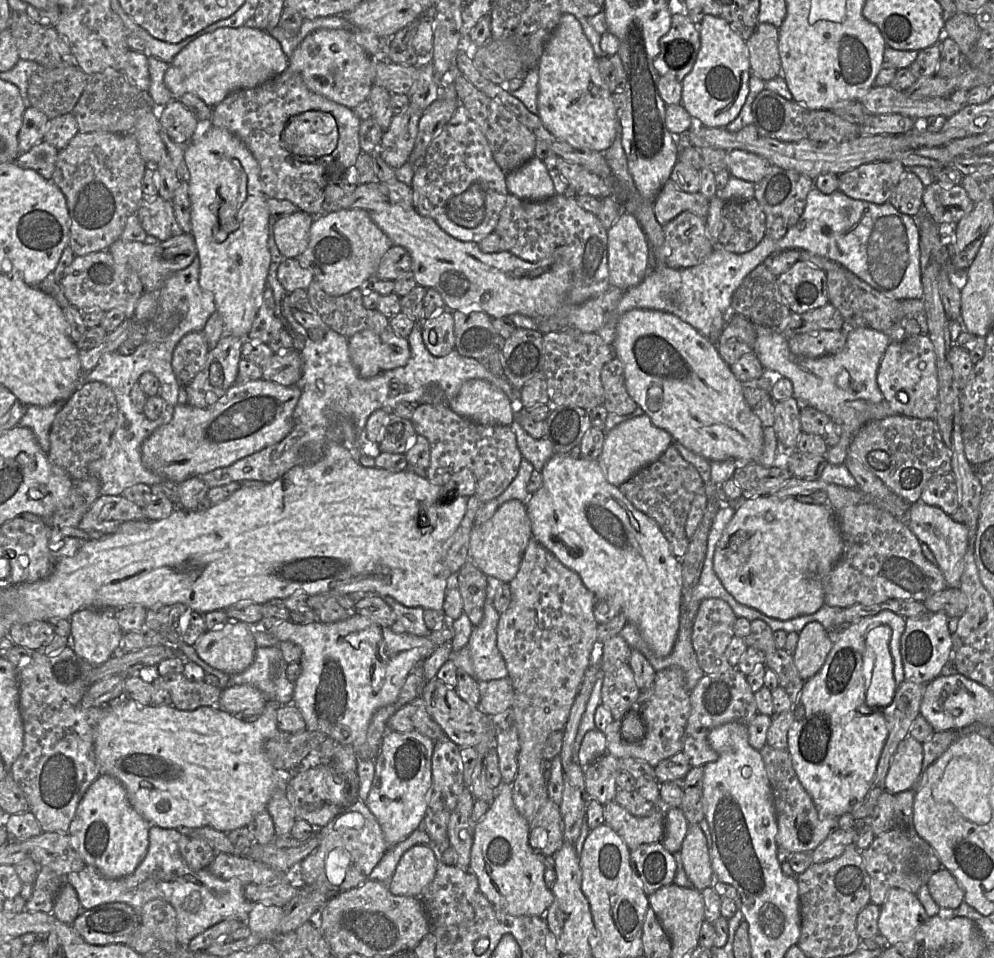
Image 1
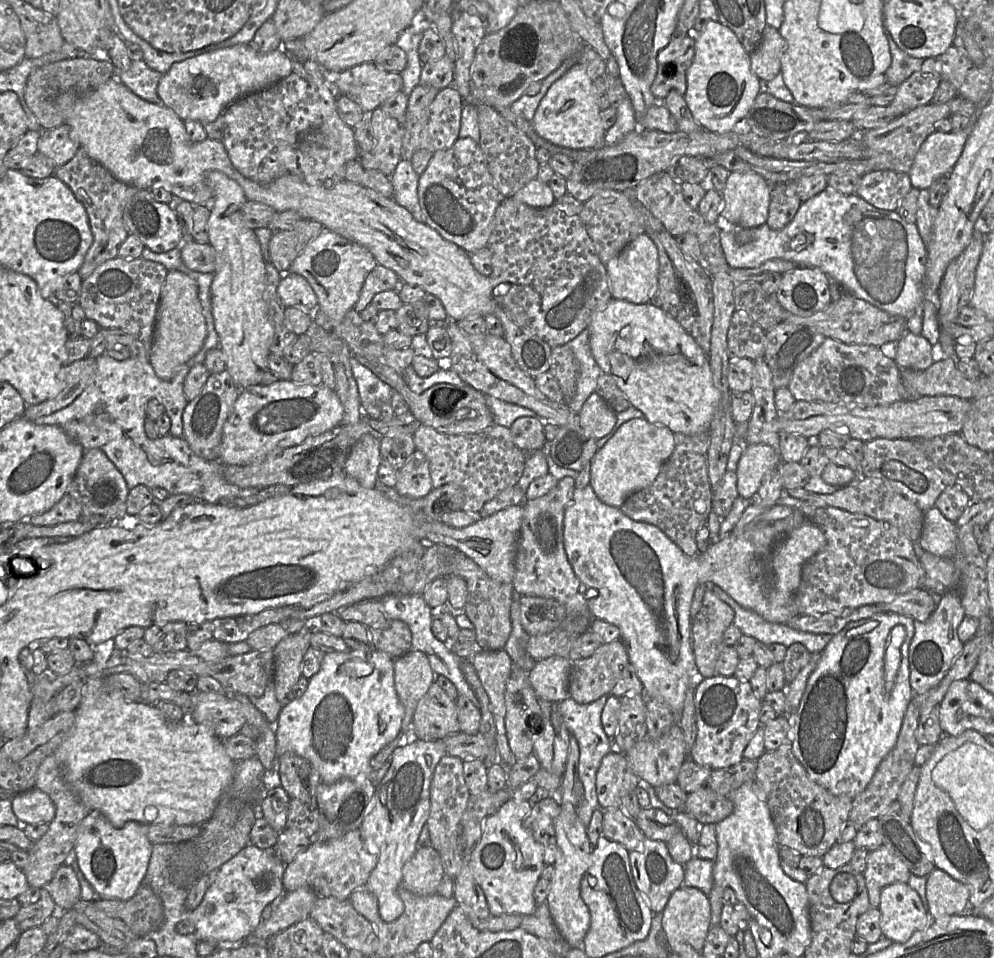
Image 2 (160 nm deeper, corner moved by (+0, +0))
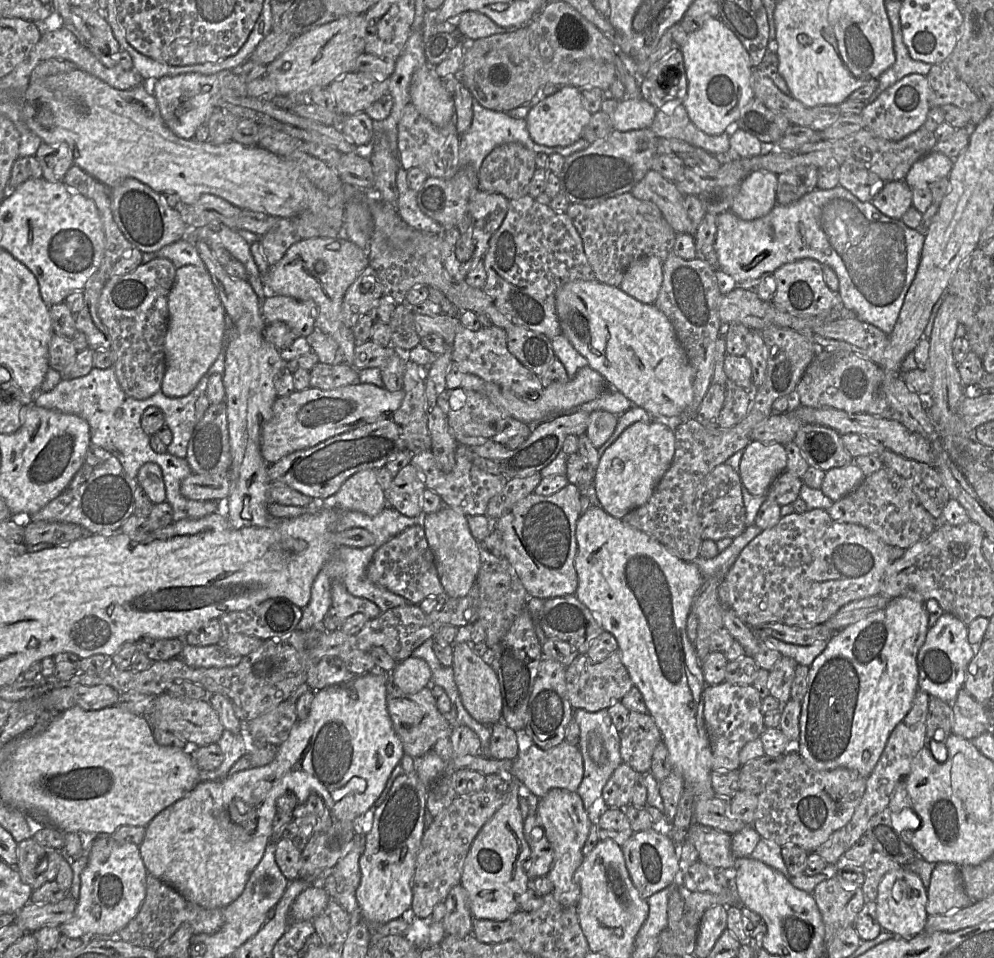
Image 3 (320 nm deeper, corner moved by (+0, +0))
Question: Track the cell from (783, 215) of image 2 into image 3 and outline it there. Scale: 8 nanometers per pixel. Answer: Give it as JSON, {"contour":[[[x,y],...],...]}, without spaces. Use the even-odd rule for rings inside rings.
{"contour":[[[798,167],[778,175],[776,202],[787,206],[817,188],[818,169]]]}

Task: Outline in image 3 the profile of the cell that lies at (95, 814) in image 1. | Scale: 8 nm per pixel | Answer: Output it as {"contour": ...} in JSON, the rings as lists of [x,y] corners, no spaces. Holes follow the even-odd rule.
{"contour":[[[111,835],[97,836],[82,872],[75,915],[59,926],[62,935],[83,940],[98,936],[115,937],[138,914],[146,897],[148,873],[139,845],[117,842]]]}

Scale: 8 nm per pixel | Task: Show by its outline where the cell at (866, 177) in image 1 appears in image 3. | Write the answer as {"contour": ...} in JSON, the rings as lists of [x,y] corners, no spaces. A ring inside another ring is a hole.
{"contour":[[[888,181],[871,203],[882,214],[900,220],[912,206],[912,189],[904,181]]]}

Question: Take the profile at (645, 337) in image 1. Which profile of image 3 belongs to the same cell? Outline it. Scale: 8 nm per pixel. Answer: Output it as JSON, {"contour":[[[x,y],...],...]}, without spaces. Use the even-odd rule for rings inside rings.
{"contour":[[[574,280],[559,289],[556,310],[562,334],[588,360],[588,366],[604,377],[608,388],[620,391],[633,405],[647,411],[655,420],[666,420],[666,424],[673,424],[687,412],[694,395],[693,369],[670,320],[654,303],[642,303],[619,287],[598,280]]]}

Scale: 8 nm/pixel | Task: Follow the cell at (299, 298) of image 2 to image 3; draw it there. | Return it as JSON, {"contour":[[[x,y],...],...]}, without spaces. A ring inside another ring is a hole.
{"contour":[[[267,295],[261,300],[263,318],[268,323],[286,323],[298,336],[307,338],[315,329],[318,310],[314,302],[285,295]]]}

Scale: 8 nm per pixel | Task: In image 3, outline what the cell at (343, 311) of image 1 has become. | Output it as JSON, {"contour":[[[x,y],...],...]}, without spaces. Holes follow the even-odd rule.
{"contour":[[[409,359],[406,360],[403,391],[403,402],[391,419],[399,426],[406,426],[426,415],[425,382],[418,374],[418,364]]]}

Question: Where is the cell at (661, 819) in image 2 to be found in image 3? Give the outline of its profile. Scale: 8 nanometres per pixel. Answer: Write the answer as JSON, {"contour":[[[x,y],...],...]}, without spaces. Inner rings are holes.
{"contour":[[[693,823],[686,841],[695,846],[700,862],[718,869],[734,869],[737,858],[731,851],[731,834]]]}

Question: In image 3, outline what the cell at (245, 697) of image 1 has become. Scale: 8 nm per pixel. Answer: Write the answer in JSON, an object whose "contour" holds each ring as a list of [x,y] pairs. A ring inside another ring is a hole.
{"contour":[[[164,692],[158,695],[153,708],[144,715],[152,728],[170,731],[187,742],[198,747],[217,743],[225,730],[218,714],[213,709],[208,699],[192,700],[179,698]]]}

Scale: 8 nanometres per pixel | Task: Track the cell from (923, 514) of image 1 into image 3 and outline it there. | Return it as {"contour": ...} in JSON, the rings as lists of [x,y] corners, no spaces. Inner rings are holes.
{"contour":[[[943,613],[928,629],[925,642],[917,654],[919,690],[950,706],[954,704],[959,690],[964,686],[966,667],[976,653],[976,648],[971,646],[967,637],[967,625],[949,613]]]}

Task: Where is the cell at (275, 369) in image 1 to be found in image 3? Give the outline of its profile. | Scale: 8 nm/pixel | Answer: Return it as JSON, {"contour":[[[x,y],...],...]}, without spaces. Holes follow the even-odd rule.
{"contour":[[[317,363],[310,370],[310,387],[333,390],[339,387],[359,384],[358,371],[346,364]]]}

